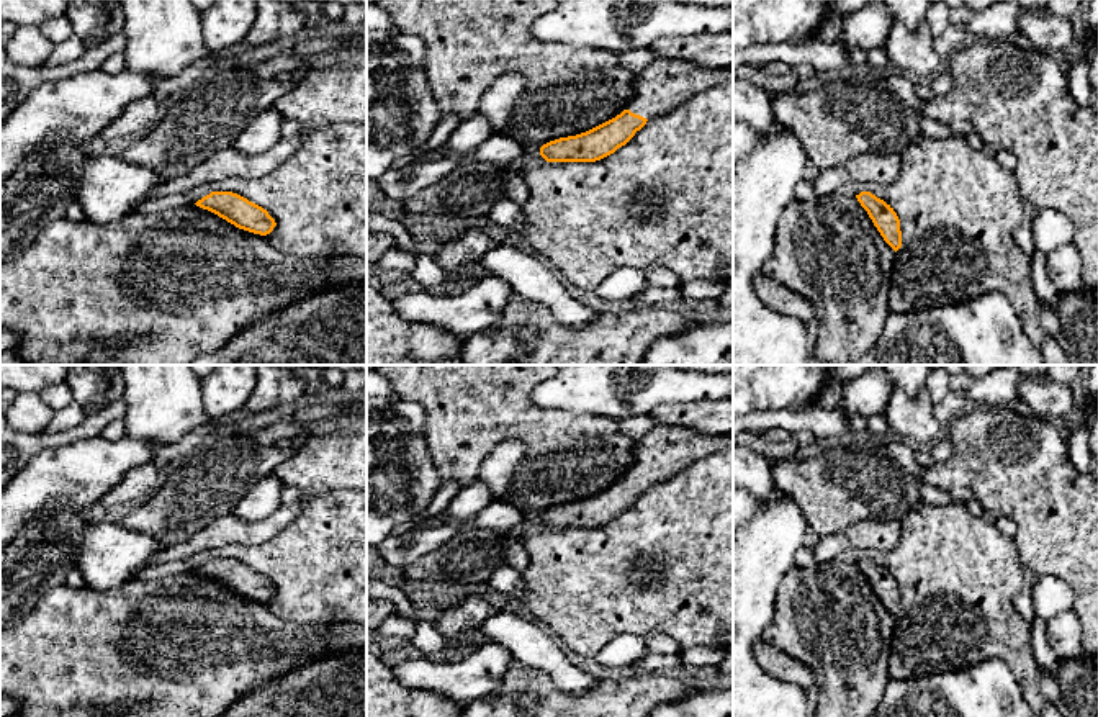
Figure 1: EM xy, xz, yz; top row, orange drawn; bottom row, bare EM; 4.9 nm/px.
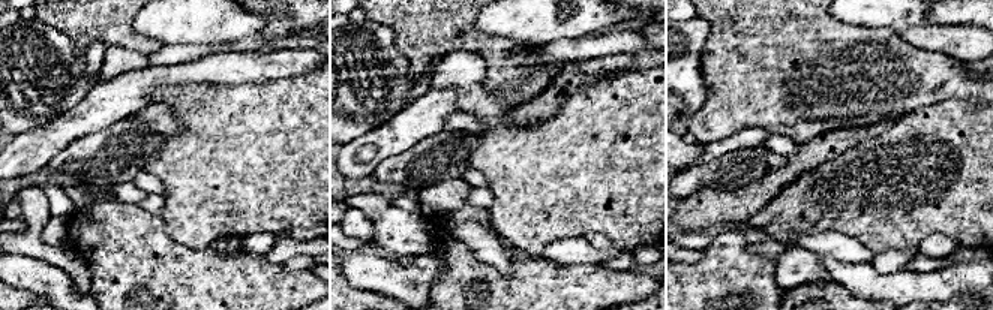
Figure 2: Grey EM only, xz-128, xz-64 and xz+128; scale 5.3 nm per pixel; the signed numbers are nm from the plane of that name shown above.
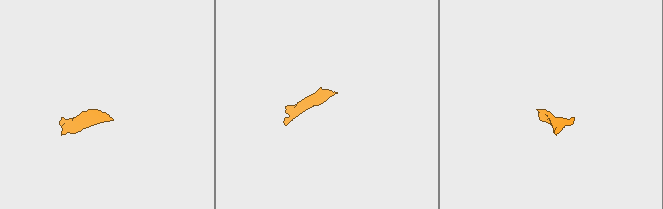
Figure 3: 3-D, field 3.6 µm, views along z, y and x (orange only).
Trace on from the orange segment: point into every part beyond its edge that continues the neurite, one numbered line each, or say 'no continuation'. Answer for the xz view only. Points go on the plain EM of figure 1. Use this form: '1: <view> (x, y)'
1: xz (666, 450)

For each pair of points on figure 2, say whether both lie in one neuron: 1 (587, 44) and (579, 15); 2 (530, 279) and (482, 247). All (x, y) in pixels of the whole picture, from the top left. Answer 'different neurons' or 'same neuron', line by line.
1: different neurons
2: different neurons

